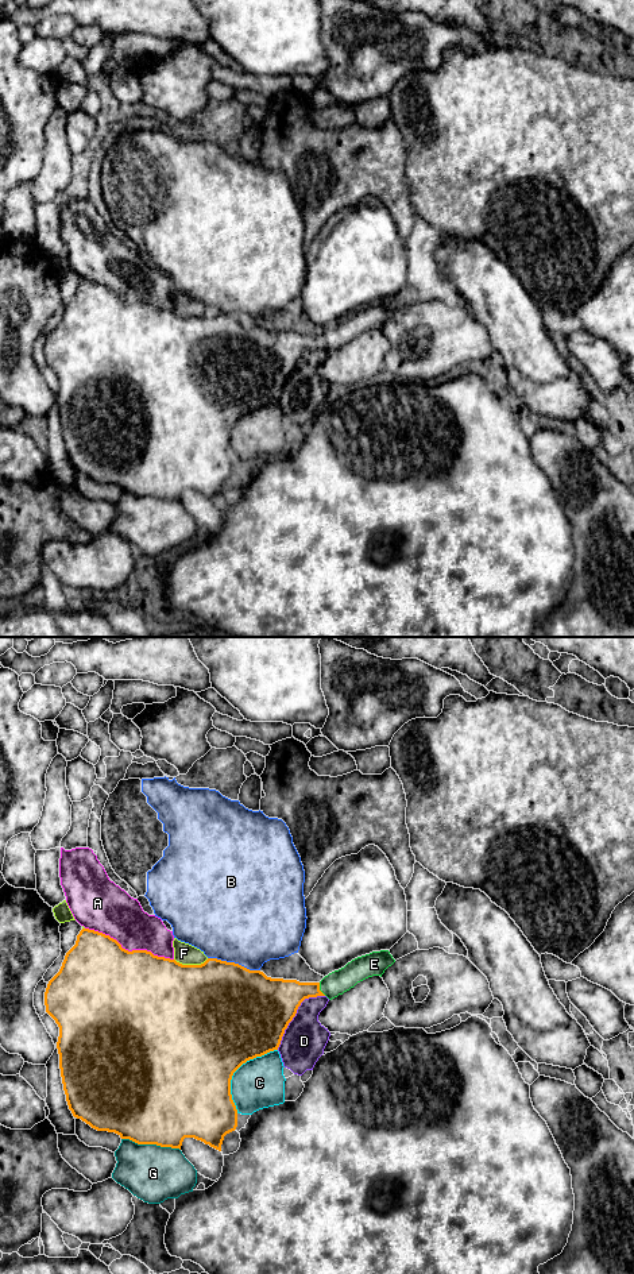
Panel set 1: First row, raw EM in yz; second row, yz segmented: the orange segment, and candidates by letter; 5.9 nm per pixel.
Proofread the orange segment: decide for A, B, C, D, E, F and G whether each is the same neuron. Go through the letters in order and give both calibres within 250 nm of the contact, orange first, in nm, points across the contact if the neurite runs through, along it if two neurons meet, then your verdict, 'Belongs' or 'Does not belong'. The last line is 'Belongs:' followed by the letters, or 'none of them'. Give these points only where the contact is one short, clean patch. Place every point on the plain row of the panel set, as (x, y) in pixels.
A: Thickness 500 nm (orange) against 280 nm. Does not belong
B: Thickness 500 nm (orange) against 500 nm. Does not belong
C: Thickness 500 nm (orange) against 300 nm. Does not belong
D: Thickness 440 nm (orange) against 260 nm. Does not belong
E: Thickness 260 nm (orange) against 140 nm. Path across: yz (278, 352), (292, 344), (319, 342), (339, 334). Belongs
F: Thickness 500 nm (orange) against 130 nm. Does not belong
G: Thickness 500 nm (orange) against 340 nm. Does not belong
Belongs: E

